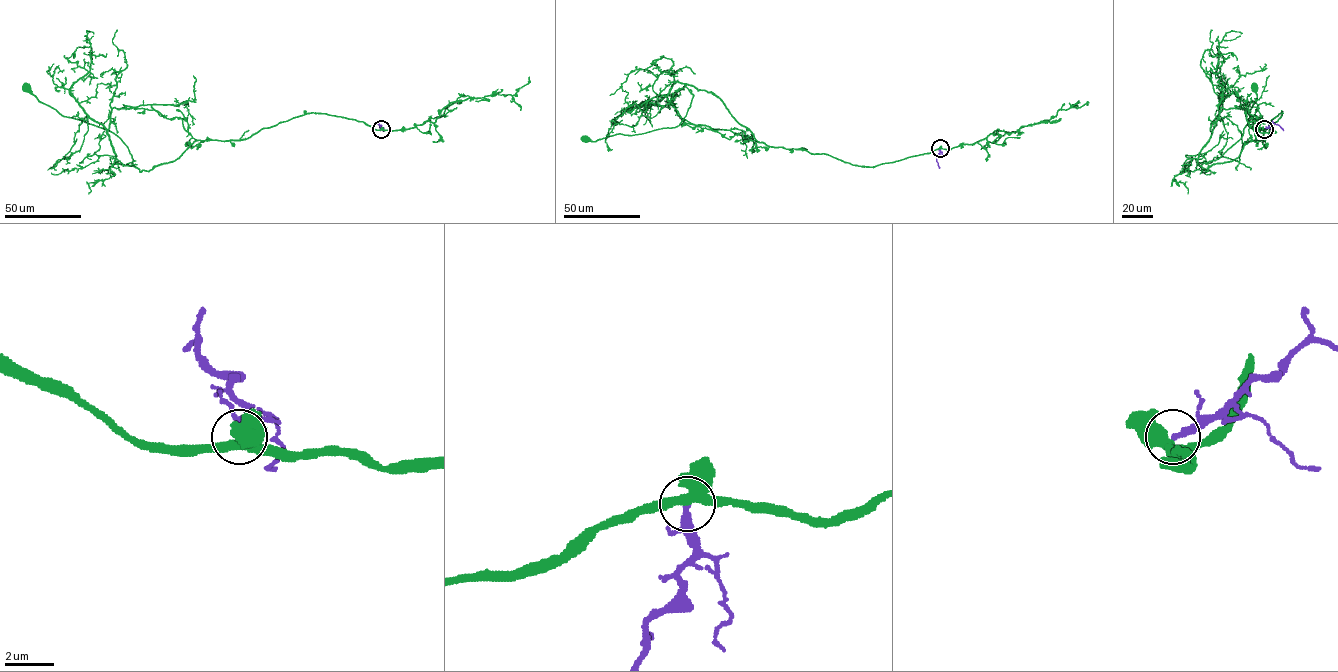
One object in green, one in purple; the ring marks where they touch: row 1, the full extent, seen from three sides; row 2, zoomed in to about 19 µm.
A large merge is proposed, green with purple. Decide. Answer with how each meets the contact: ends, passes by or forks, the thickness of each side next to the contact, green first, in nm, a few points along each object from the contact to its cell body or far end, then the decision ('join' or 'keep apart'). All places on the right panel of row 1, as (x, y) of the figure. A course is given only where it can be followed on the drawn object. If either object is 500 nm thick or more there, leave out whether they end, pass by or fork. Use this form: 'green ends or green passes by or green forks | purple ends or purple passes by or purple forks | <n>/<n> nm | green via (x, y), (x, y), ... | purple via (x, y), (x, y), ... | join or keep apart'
green forks | purple ends | 360/320 nm | green via (1264, 129), (1282, 113), (1264, 140), (1249, 141), (1234, 159), (1206, 171), (1199, 165), (1242, 136), (1254, 88) | purple via (1264, 129), (1274, 123), (1283, 130) | keep apart

